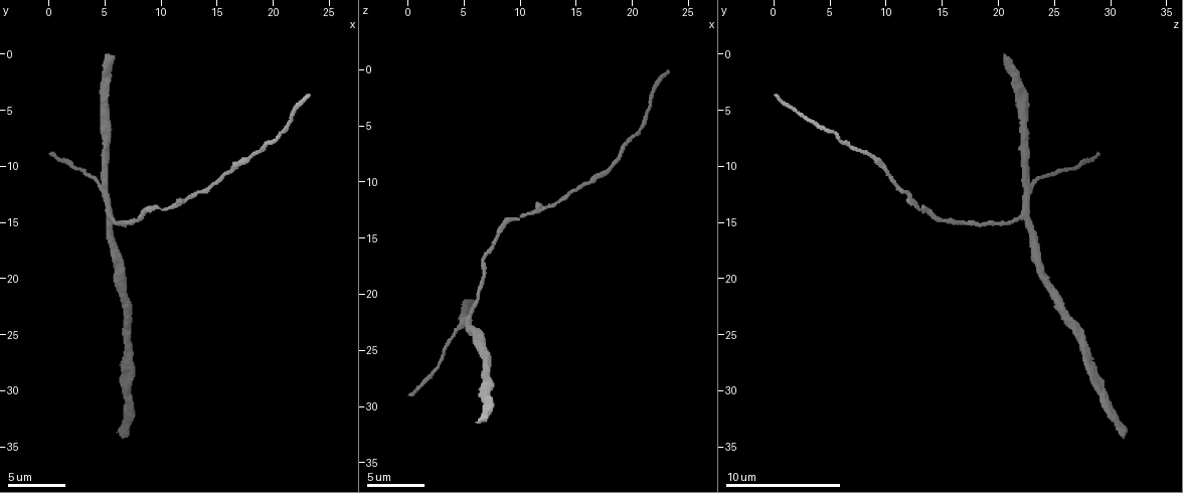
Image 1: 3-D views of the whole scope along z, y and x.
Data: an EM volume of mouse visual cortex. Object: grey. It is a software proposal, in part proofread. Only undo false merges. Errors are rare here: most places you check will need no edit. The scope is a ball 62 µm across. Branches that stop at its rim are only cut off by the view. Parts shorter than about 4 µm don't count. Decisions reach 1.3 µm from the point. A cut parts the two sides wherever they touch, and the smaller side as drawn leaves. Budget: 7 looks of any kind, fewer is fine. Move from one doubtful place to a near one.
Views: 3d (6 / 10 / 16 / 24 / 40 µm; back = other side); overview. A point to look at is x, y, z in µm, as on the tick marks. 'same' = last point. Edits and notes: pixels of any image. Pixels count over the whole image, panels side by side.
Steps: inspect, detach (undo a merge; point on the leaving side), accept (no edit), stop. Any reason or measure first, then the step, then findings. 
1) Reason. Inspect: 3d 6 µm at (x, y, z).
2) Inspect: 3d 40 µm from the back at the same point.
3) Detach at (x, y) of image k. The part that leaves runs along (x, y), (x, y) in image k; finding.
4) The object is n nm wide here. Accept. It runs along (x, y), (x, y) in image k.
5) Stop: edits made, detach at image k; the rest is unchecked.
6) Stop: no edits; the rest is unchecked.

Inspect: 3d 10 µm at (10.0, 13.8, 13.2).

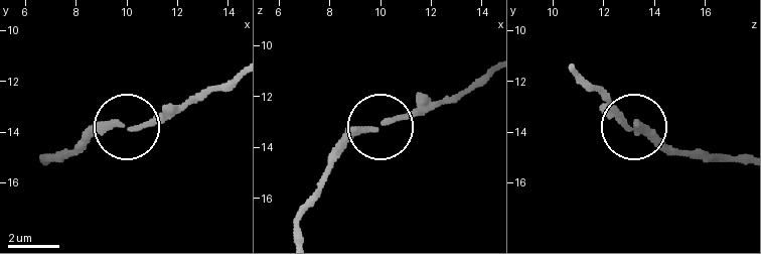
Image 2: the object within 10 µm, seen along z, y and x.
The object is 210 nm wide here. Accept. It runs along (725, 159), (669, 151), (604, 101) in image 2; all the same neuron.

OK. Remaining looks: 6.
Inspect: 3d 10 µm at (6.6, 15.0, 17.0).

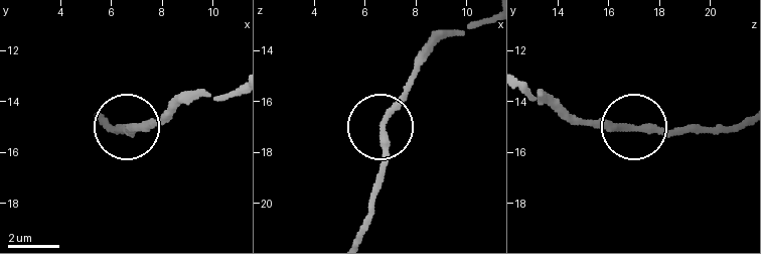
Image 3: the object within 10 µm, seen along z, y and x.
The side arm is 29 µm long. Accept. It runs along (382, 126), (382, 186) in image 3; continuous, no second neuron.

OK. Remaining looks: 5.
Four or more arms meet. Inspect: 3d 10 µm at (4.4, 11.4, 23.2).

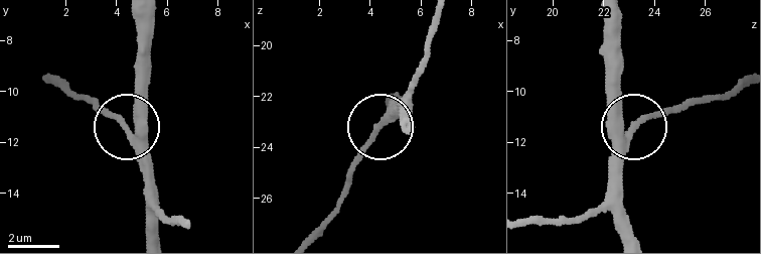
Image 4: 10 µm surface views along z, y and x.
Accept. It runs along (437, 18), (420, 77), (348, 172) in image 4; continuous, no second neuron.

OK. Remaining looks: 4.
Stop: no edits; the rest is unchecked.

